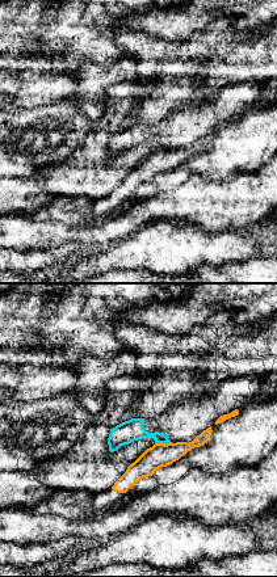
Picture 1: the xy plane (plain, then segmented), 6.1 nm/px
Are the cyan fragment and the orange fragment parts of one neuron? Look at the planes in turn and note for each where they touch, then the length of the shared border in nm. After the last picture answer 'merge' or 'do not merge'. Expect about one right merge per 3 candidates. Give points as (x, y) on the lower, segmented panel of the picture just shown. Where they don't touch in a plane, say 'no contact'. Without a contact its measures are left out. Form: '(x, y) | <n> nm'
(163, 442) | 100 nm

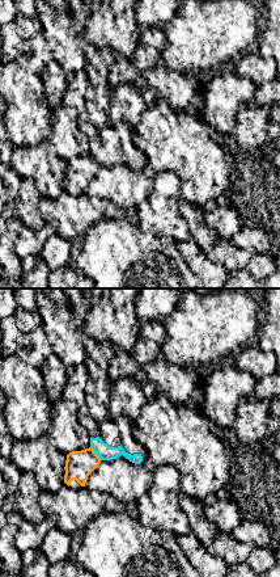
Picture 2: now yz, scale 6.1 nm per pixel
(94, 451) | 110 nm

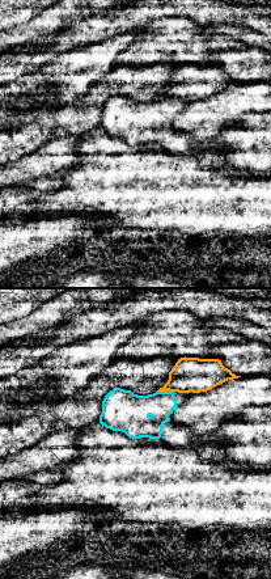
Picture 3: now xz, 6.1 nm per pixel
(166, 391) | 100 nm

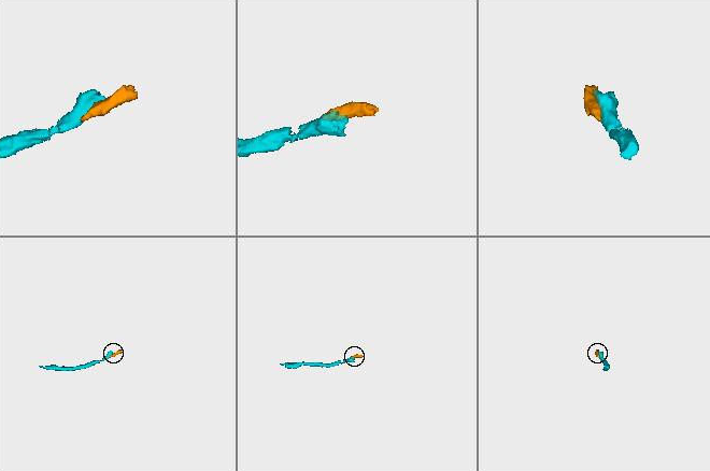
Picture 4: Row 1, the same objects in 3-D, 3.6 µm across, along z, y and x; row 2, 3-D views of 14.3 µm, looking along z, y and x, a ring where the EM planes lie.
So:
do not merge

